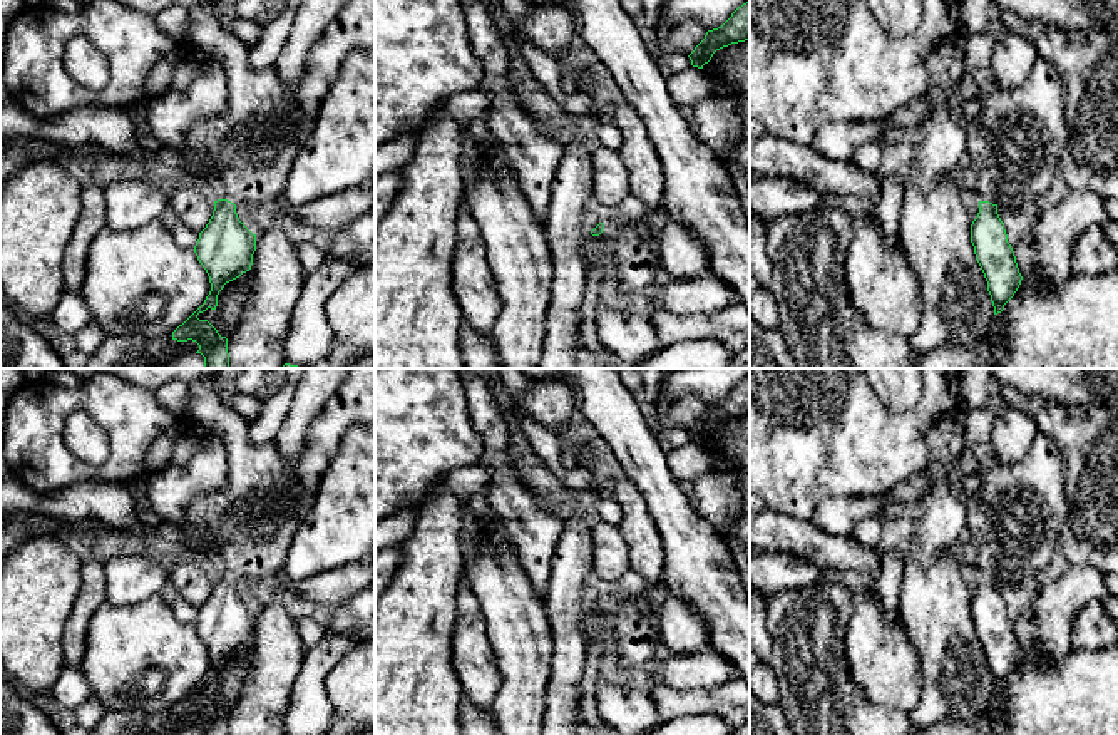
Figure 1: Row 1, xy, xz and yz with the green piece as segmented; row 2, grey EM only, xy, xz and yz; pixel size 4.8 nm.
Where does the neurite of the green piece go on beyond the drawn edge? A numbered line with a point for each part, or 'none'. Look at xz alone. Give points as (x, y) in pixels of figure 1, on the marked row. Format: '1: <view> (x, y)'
1: xz (633, 263)

